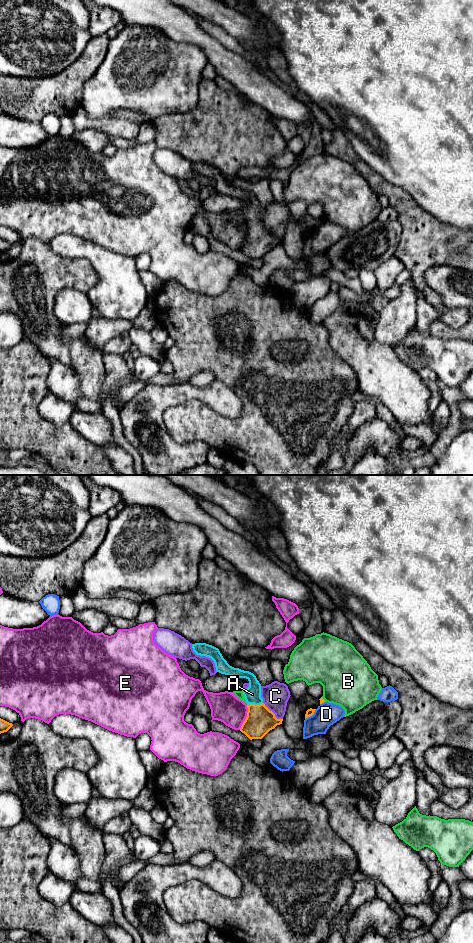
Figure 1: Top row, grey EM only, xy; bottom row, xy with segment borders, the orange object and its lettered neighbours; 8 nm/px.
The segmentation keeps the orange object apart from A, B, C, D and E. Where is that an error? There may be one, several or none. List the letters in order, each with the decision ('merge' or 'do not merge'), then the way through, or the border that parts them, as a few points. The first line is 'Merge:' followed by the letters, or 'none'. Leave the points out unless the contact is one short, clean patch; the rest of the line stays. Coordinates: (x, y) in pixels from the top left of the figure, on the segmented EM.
Merge: A
A: merge; way xy (260, 720), (253, 704), (252, 694)
B: do not merge
C: do not merge; border xy (263, 702), (277, 718), (282, 719)
D: do not merge
E: do not merge

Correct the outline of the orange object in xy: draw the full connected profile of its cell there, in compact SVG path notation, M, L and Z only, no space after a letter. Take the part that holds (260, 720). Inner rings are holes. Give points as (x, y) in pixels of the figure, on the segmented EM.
M195 643L192 644L192 648L197 655L211 658L215 663L217 672L236 678L246 678L249 681L249 687L242 690L248 712L240 731L250 740L262 739L270 730L282 724L283 719L277 719L275 714L263 703L261 684L253 673L230 666L219 649L212 645Z

